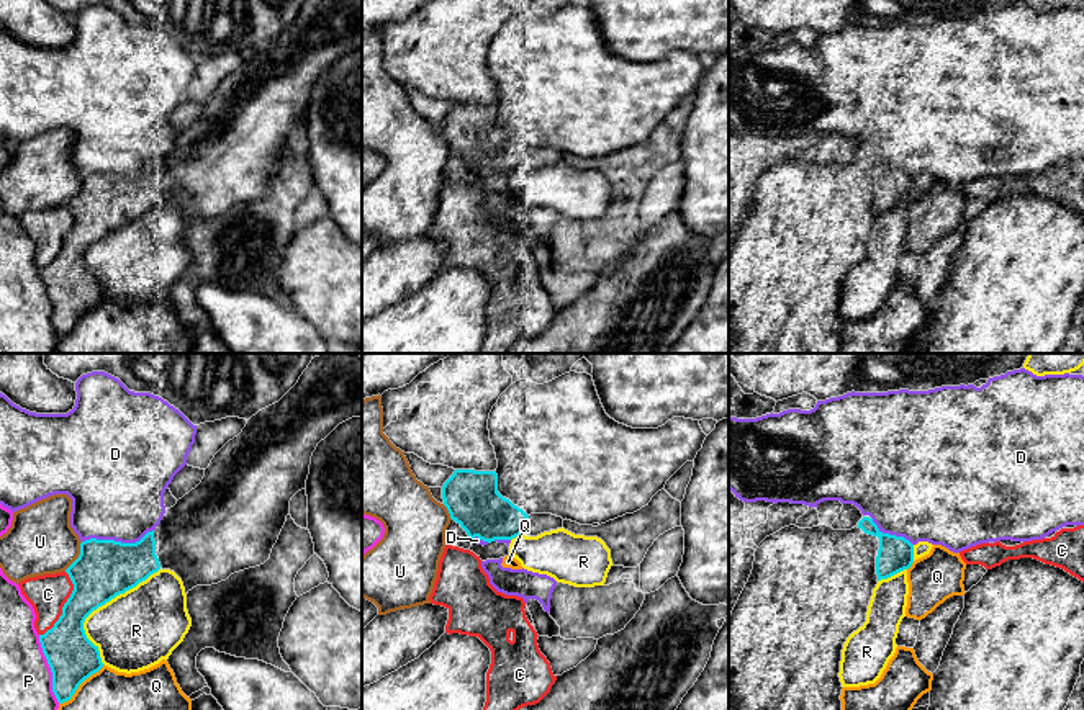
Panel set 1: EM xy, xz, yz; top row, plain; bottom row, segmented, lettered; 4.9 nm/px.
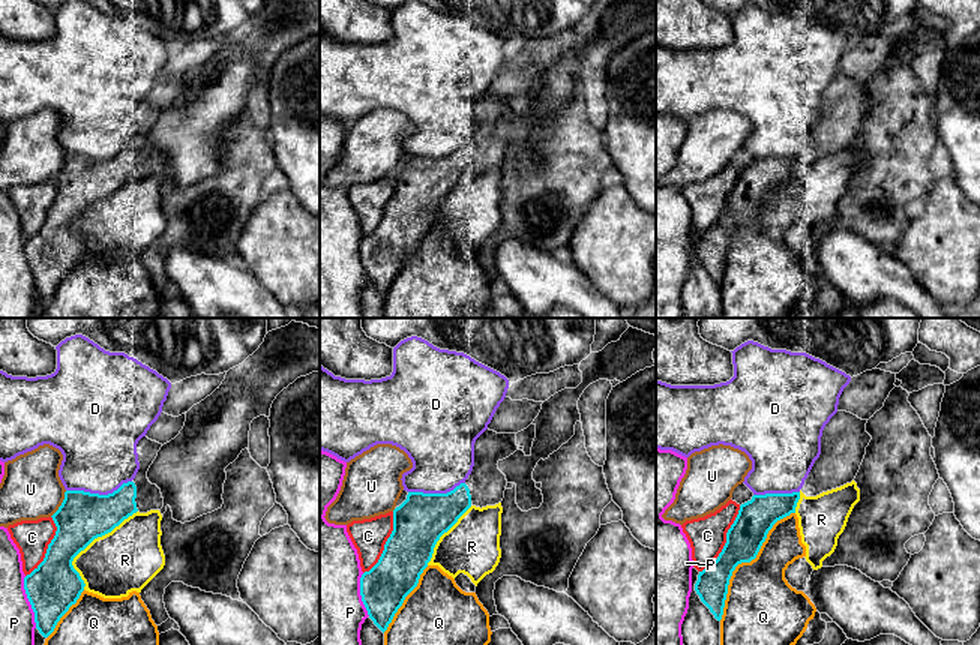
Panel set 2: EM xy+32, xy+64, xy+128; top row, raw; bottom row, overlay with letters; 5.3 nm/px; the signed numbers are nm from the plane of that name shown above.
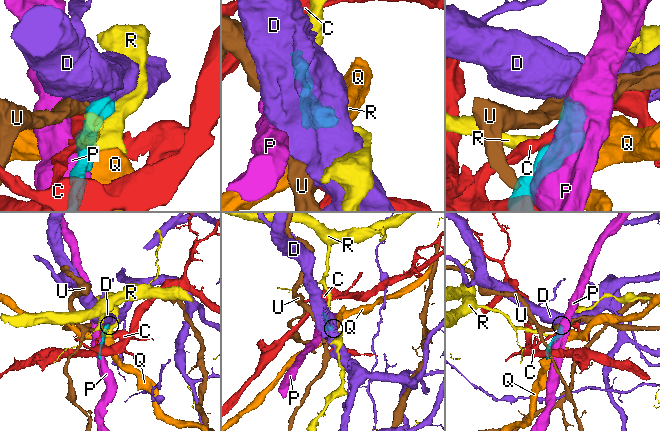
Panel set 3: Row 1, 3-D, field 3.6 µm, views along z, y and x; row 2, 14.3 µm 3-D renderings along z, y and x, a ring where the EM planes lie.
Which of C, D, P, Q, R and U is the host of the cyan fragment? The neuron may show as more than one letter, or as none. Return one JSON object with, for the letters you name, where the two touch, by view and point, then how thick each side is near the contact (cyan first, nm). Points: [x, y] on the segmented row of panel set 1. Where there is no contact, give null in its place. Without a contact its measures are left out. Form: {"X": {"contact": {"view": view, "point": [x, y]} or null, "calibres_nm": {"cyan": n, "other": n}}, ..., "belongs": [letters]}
{"belongs": []}

